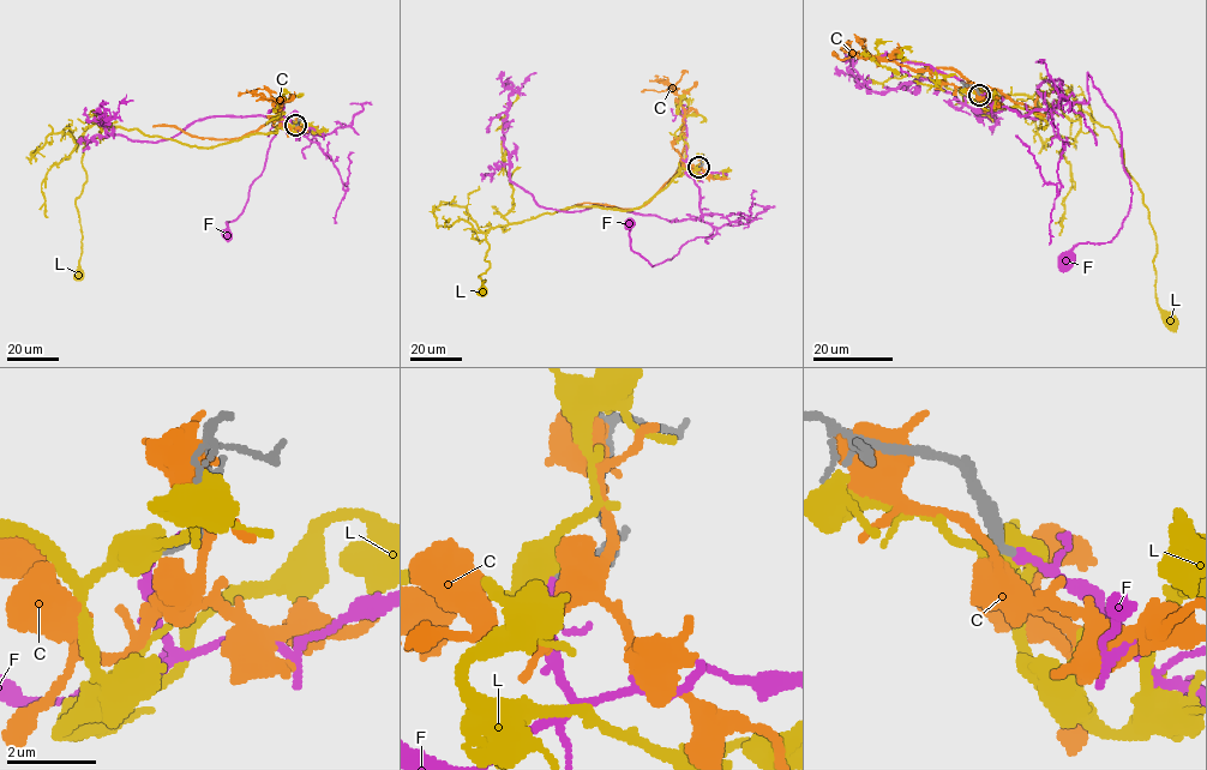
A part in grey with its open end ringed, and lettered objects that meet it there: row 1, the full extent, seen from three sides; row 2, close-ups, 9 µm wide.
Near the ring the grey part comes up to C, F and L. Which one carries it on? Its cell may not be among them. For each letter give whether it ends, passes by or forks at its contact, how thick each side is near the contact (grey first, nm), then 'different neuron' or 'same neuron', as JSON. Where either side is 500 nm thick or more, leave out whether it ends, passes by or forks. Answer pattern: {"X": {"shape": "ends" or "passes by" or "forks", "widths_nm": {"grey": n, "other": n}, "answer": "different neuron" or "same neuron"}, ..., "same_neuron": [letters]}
{"C": {"shape": "passes by", "widths_nm": {"grey": 280, "other": 480}, "answer": "different neuron"}, "F": {"shape": "passes by", "widths_nm": {"grey": 160, "other": 150}, "answer": "same neuron"}, "L": {"shape": "passes by", "widths_nm": {"grey": 240, "other": 480}, "answer": "different neuron"}, "same_neuron": ["F"]}

